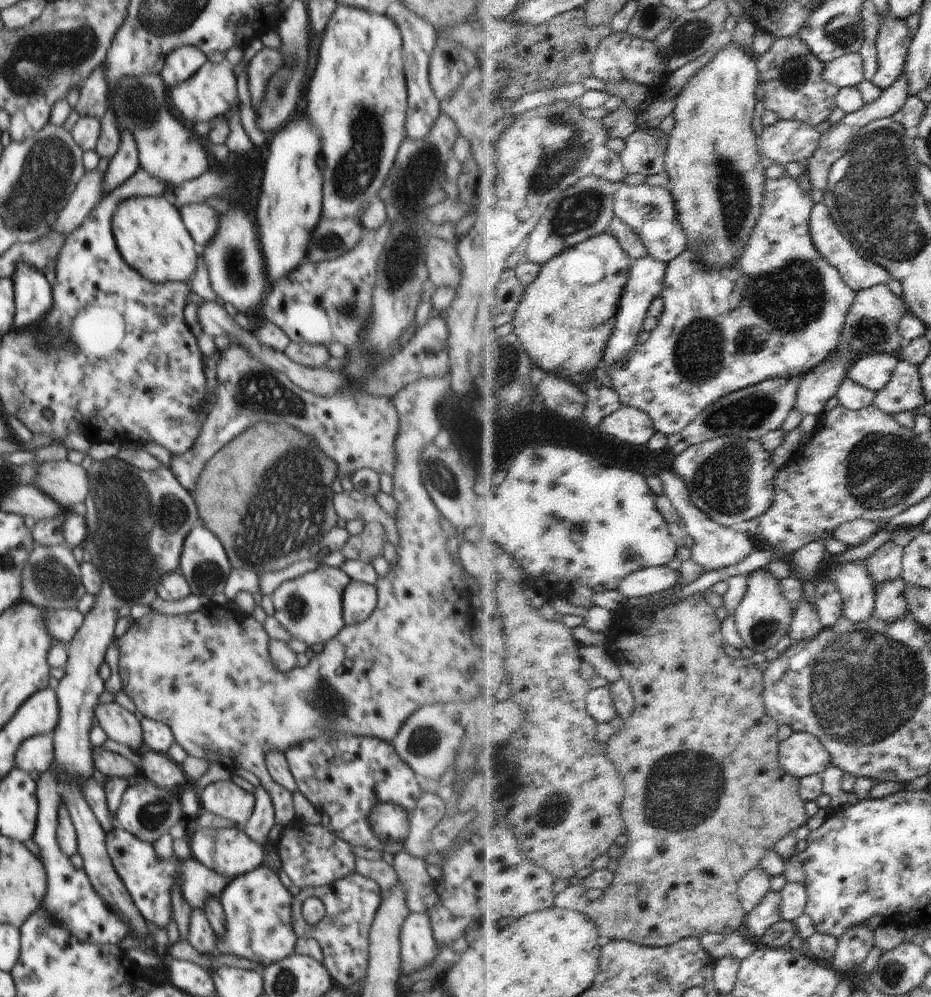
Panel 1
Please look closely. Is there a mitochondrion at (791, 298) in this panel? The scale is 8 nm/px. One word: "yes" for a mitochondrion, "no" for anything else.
yes

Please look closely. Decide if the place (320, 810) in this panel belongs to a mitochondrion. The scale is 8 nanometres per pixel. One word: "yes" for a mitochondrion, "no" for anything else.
no

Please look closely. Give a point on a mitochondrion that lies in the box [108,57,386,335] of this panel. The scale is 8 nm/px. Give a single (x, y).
(138, 103)

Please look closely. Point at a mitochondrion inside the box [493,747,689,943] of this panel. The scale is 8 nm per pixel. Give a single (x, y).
(555, 809)

